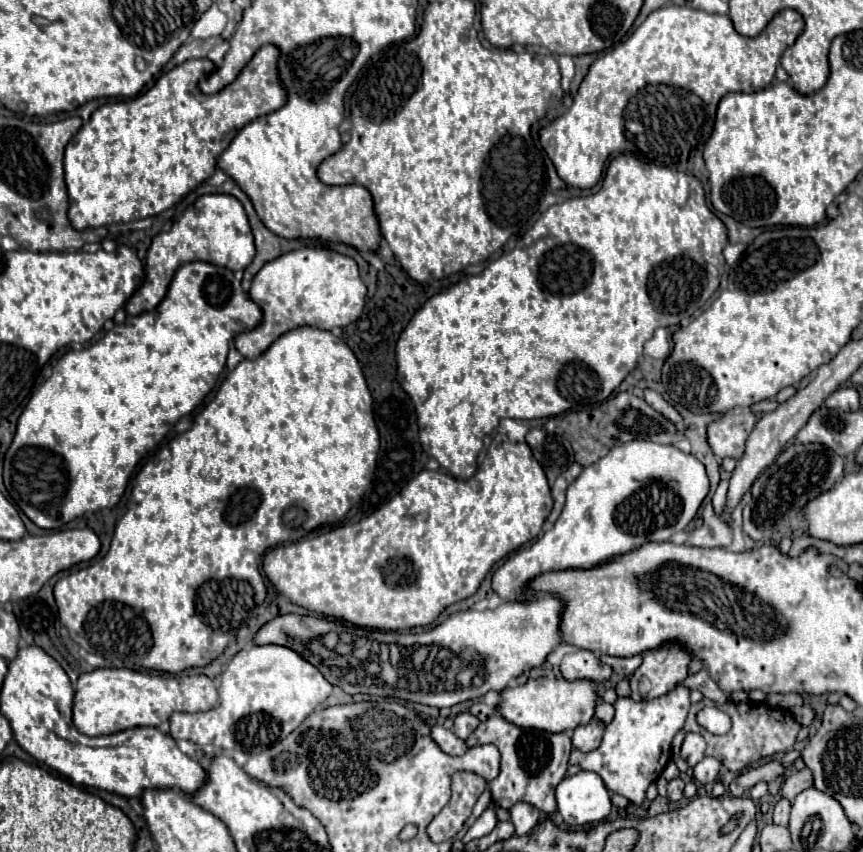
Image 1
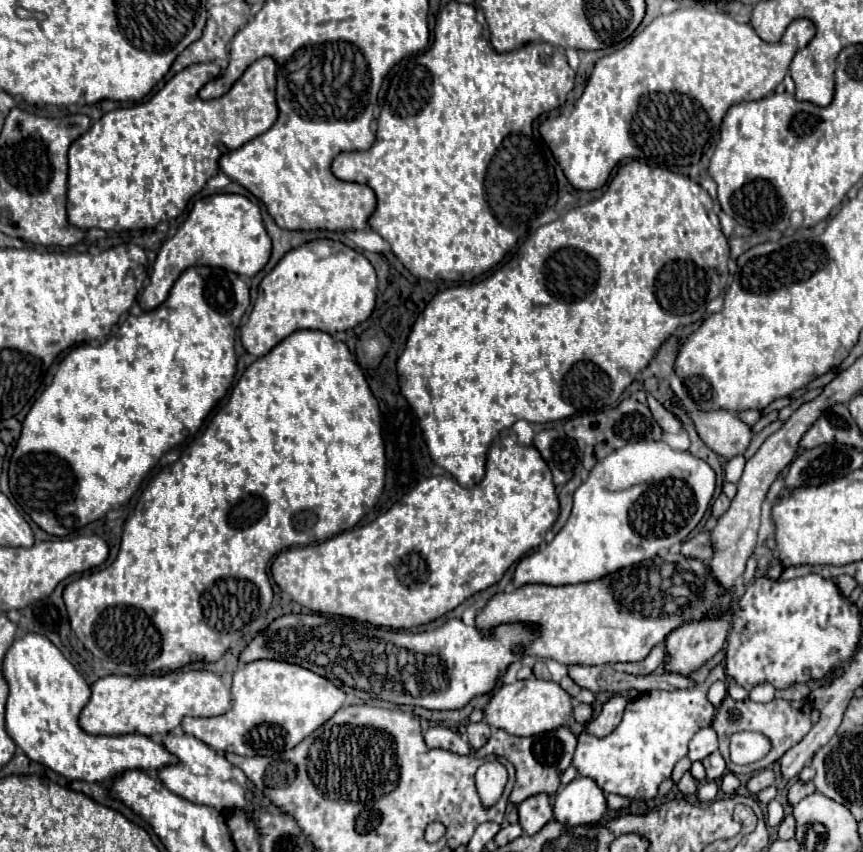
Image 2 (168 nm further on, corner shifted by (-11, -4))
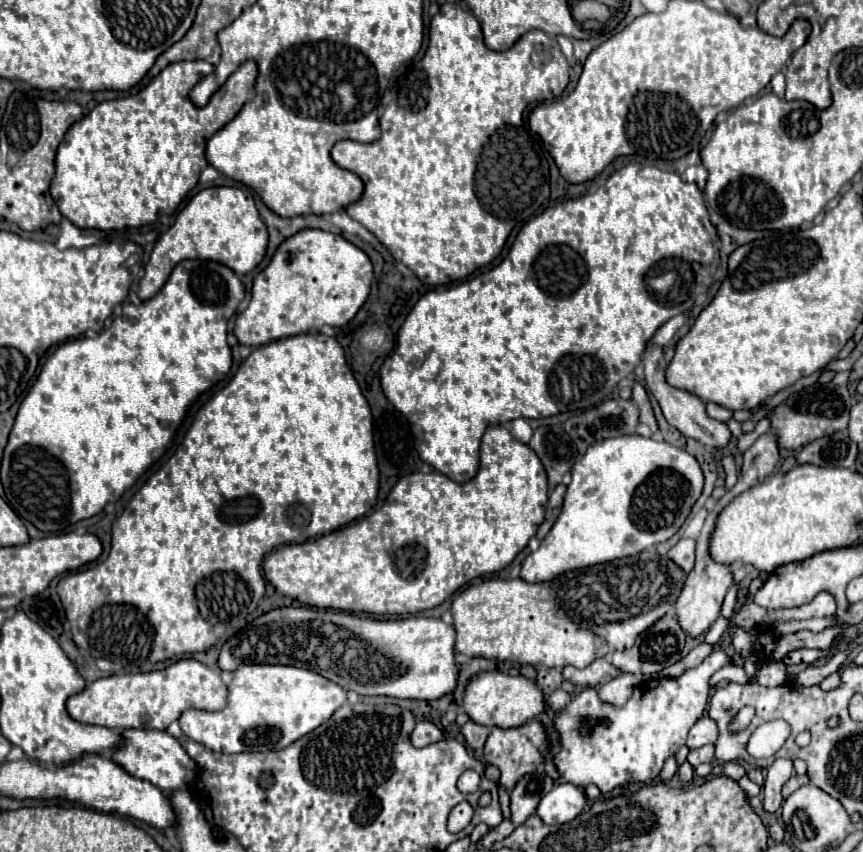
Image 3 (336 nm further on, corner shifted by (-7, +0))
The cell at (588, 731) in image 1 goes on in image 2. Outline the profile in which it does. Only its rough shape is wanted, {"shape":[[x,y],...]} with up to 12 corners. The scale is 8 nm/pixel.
{"shape":[[613,695],[587,723],[595,737],[609,735],[621,721],[627,695]]}

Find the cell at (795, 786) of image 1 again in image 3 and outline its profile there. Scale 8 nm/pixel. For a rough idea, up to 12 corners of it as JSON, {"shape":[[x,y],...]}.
{"shape":[[793,775],[785,787],[783,797],[787,799],[793,791],[809,783],[807,775]]}

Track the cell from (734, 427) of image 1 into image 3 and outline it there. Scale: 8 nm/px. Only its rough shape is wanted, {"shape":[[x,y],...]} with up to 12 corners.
{"shape":[[661,347],[643,355],[647,389],[685,437],[721,449],[727,423],[697,395],[667,383]]}

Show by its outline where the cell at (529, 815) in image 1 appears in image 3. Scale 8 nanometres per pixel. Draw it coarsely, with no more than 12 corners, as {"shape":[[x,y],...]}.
{"shape":[[543,767],[511,791],[511,821],[523,825],[553,779]]}

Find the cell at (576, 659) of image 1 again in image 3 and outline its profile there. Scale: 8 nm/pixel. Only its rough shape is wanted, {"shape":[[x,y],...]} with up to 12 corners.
{"shape":[[605,657],[585,669],[567,665],[563,677],[575,687],[597,685],[619,677],[621,671]]}

